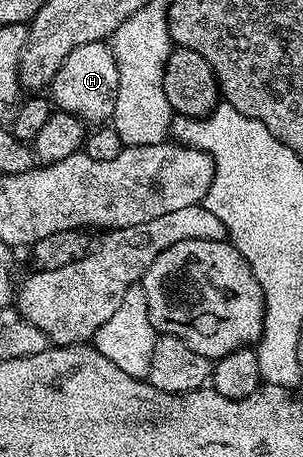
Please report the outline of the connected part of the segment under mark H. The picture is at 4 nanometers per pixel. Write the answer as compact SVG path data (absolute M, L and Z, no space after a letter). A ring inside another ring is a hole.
M105 41L79 45L79 49L71 49L71 53L67 53L63 65L59 65L55 73L51 102L56 110L71 113L86 125L105 125L112 120L118 89L119 69L112 46Z

